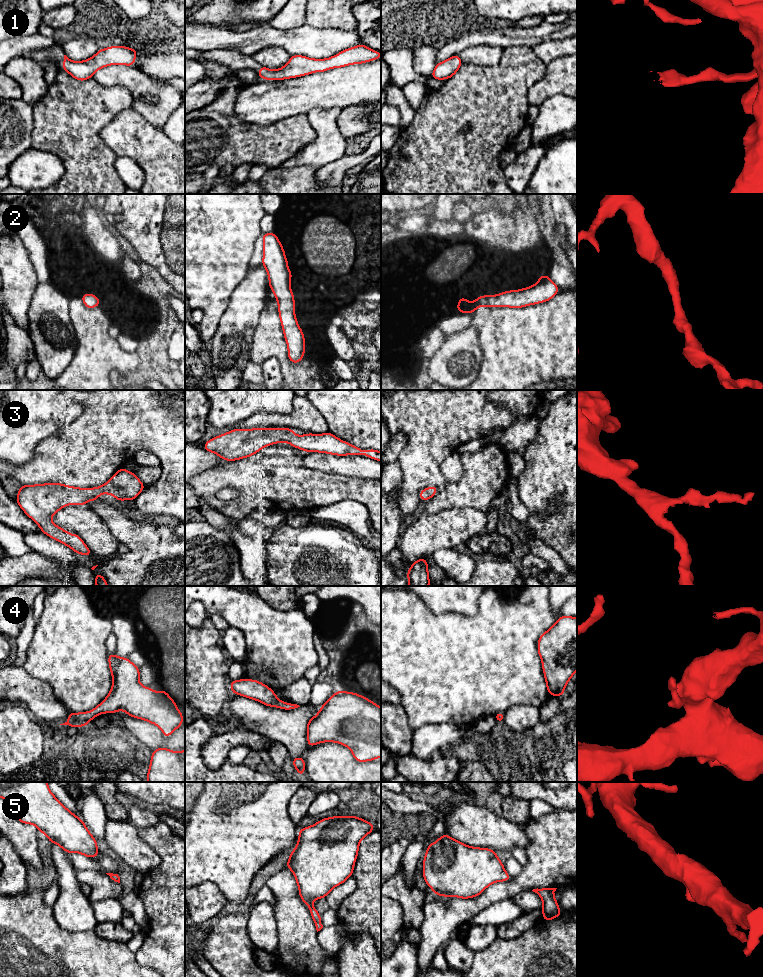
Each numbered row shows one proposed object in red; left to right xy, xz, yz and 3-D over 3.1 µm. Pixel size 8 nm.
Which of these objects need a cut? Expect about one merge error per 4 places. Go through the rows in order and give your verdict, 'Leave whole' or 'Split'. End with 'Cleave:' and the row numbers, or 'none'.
1: Leave whole
2: Leave whole
3: Leave whole
4: Leave whole
5: Leave whole
Cleave: none

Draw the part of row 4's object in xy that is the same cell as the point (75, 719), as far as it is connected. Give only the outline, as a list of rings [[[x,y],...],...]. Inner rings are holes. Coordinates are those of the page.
[[[108,654],[108,661],[113,680],[108,696],[89,712],[70,712],[68,721],[60,725],[83,727],[100,714],[123,710],[131,717],[158,726],[164,738],[181,727],[183,714],[164,689],[156,692],[142,686],[139,682],[139,667],[127,657],[119,658],[117,654]]]

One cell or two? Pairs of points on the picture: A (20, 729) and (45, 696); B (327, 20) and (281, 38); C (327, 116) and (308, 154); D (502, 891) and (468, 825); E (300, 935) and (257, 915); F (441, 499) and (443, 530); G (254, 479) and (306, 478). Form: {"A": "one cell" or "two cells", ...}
{"A": "two cells", "B": "two cells", "C": "one cell", "D": "two cells", "E": "two cells", "F": "two cells", "G": "one cell"}

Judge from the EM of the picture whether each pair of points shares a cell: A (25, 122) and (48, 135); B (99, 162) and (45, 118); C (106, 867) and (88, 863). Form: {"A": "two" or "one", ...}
{"A": "two", "B": "one", "C": "one"}

